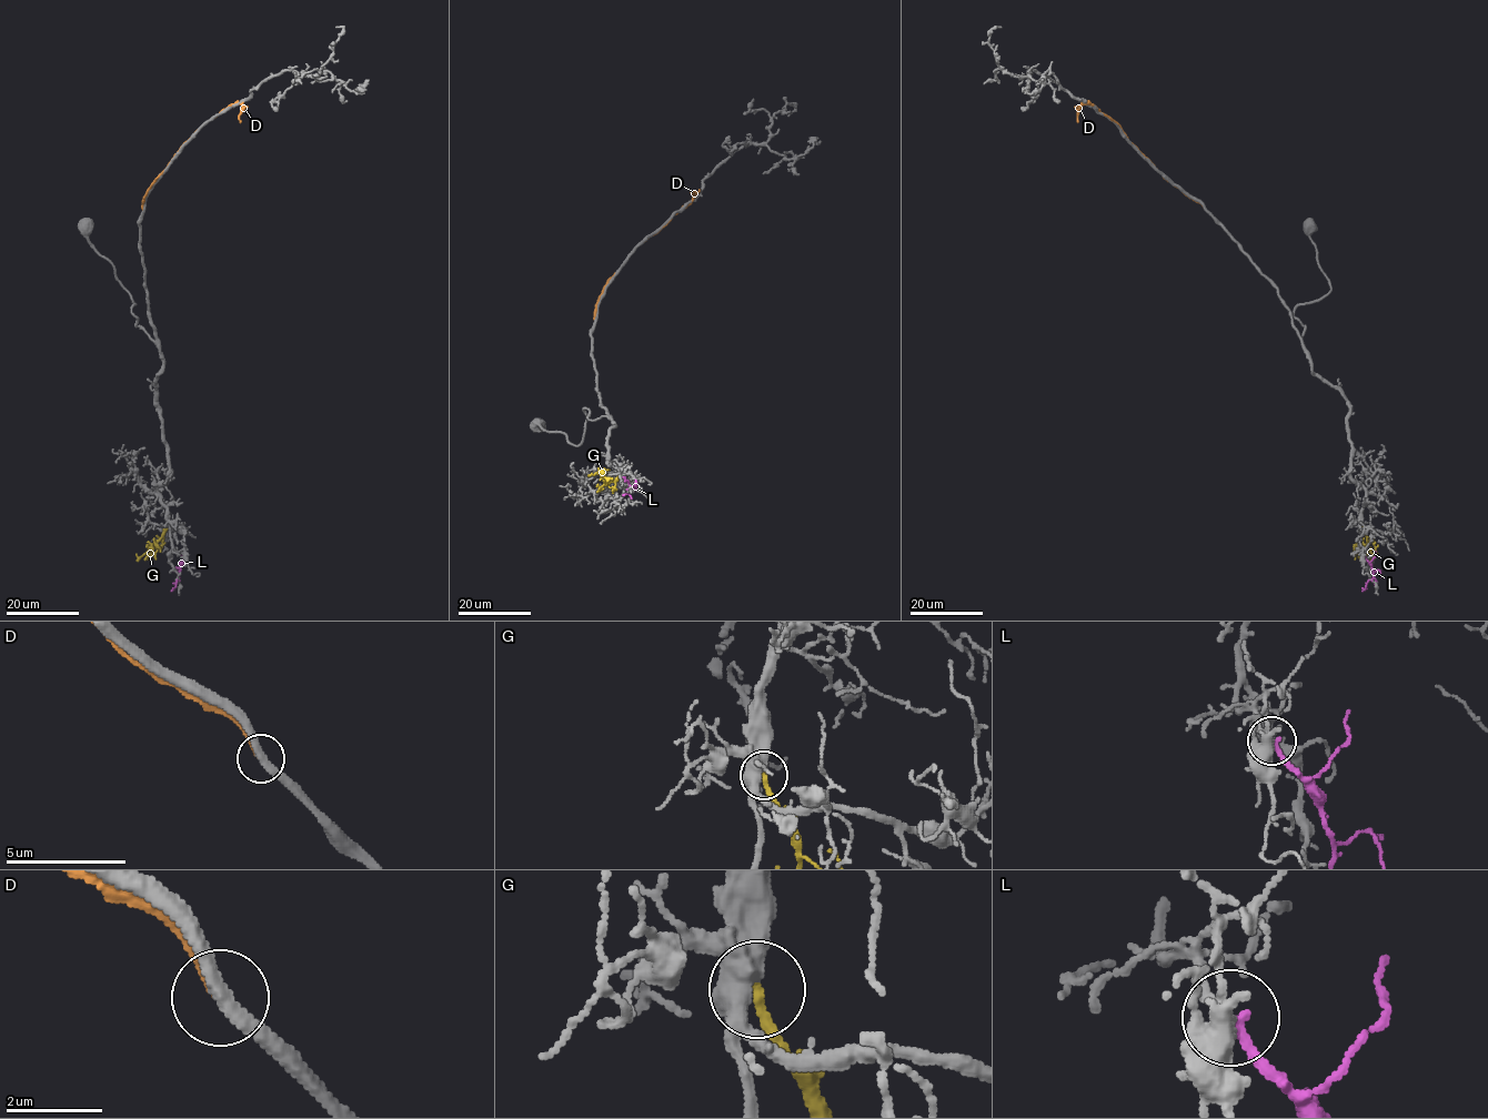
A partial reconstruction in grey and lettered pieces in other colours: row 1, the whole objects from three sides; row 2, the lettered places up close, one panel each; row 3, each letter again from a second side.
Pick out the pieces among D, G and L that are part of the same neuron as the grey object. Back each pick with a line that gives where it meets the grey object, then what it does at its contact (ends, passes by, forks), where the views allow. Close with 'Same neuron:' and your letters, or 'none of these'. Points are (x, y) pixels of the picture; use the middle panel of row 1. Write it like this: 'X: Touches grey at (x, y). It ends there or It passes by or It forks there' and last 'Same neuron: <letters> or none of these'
G: Touches grey at (619, 476). It ends there
Same neuron: G

